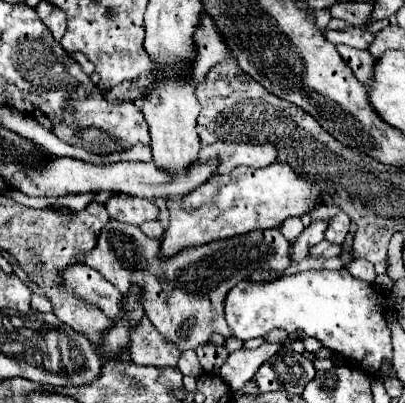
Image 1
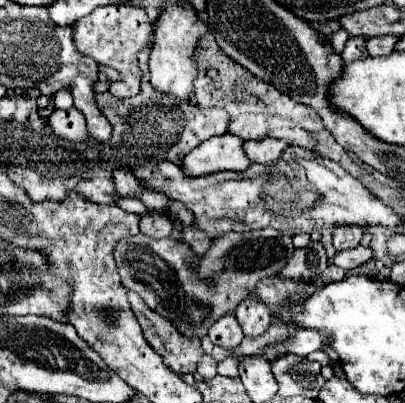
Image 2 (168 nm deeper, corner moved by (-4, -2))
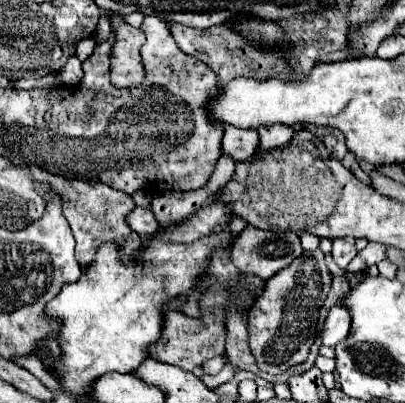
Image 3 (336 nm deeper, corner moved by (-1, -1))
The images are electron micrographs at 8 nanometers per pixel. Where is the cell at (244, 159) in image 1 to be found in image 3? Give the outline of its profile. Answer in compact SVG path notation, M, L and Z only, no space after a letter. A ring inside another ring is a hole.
M272 125L268 127L260 127L260 149L274 149L274 147L284 147L290 143L292 135L294 135L294 127L290 125Z

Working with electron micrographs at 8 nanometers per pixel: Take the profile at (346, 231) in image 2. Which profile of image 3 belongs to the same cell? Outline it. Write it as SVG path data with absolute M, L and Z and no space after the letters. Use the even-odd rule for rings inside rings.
M342 237L342 239L334 239L332 245L332 259L334 263L346 273L348 263L356 257L356 247L354 247L354 239L352 237Z

